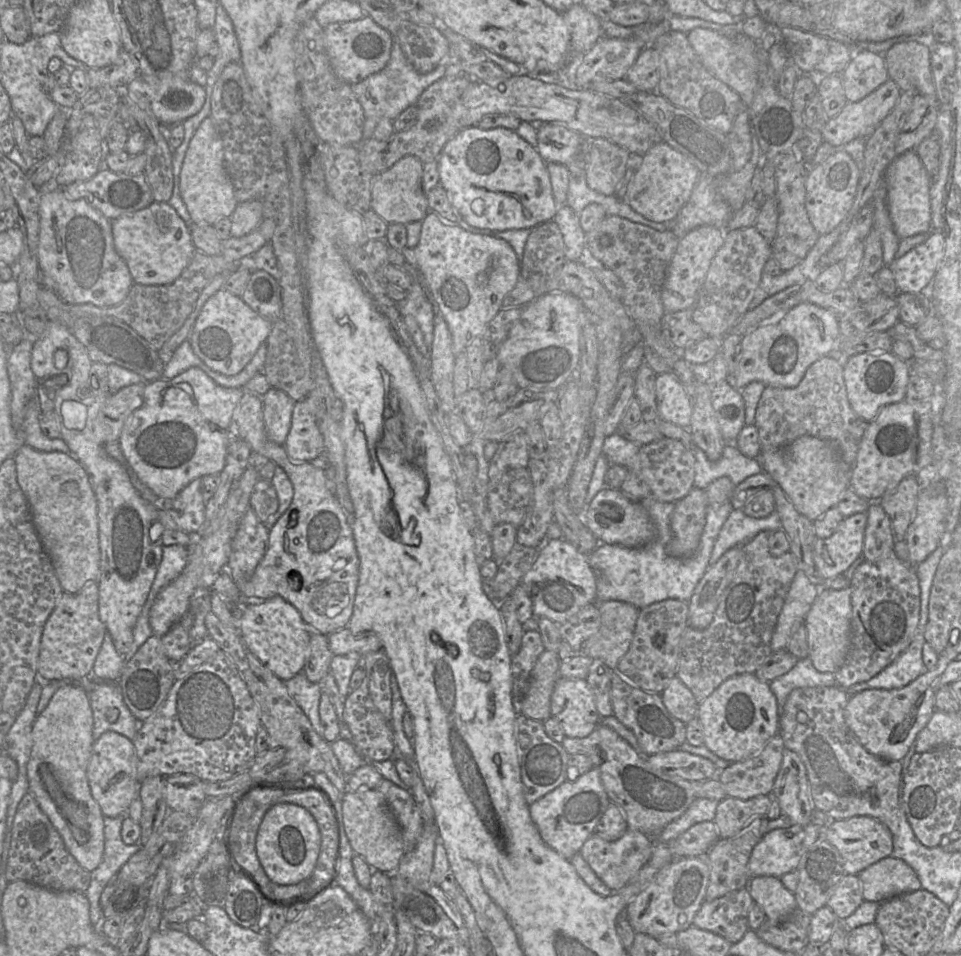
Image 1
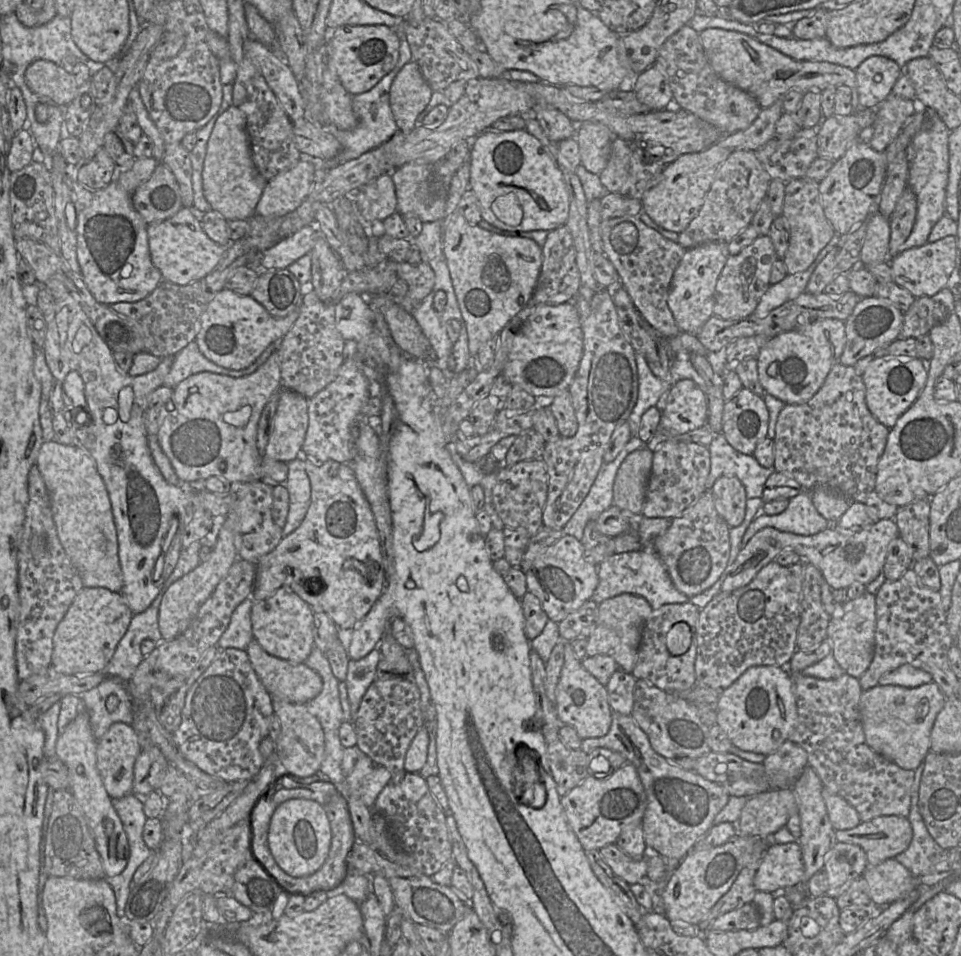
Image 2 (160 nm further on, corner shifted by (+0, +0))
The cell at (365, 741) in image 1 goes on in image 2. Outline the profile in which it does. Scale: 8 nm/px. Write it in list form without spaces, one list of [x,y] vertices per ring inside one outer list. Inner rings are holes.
[[[376,679],[364,694],[357,716],[353,722],[357,735],[357,746],[360,751],[374,762],[384,766],[391,775],[404,770],[405,755],[409,745],[424,725],[421,709],[420,690],[414,679]]]

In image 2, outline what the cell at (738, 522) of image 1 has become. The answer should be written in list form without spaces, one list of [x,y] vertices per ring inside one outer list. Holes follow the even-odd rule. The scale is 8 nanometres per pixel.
[[[809,491],[789,499],[788,507],[780,514],[768,515],[758,513],[747,527],[742,546],[758,531],[773,527],[780,531],[800,535],[814,535],[833,526],[815,508]]]

